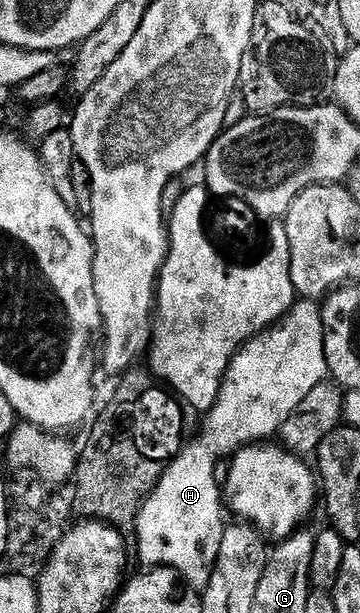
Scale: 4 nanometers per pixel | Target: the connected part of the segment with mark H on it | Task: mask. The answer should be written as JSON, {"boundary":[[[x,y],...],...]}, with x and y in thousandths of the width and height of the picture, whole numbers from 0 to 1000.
{"boundary":[[[839,486],[819,494],[817,501],[761,530],[758,535],[744,535],[739,540],[725,542],[719,548],[703,548],[686,561],[672,563],[664,568],[656,579],[639,586],[639,595],[628,605],[625,617],[617,618],[617,628],[611,630],[611,643],[606,644],[603,656],[583,664],[583,670],[569,674],[567,684],[572,685],[561,692],[561,706],[531,721],[528,731],[517,731],[492,739],[464,755],[461,770],[444,780],[444,786],[428,794],[428,804],[422,804],[406,817],[394,821],[394,830],[383,835],[383,850],[372,860],[372,874],[378,883],[383,881],[383,914],[397,922],[392,923],[406,930],[425,930],[433,927],[475,927],[481,933],[492,933],[497,941],[531,961],[567,962],[578,956],[578,949],[589,943],[594,935],[594,925],[600,923],[600,910],[611,904],[611,884],[622,878],[622,865],[633,860],[631,850],[617,850],[617,829],[622,835],[622,803],[611,794],[611,777],[606,783],[606,749],[614,744],[636,746],[642,741],[661,736],[667,731],[692,731],[700,724],[736,719],[742,715],[781,700],[783,692],[800,690],[808,679],[825,670],[836,657],[847,649],[878,633],[911,620],[911,602],[906,597],[906,579],[900,577],[900,558],[906,556],[906,540],[900,538],[900,525],[894,524],[894,506],[886,491],[872,486]]]}

